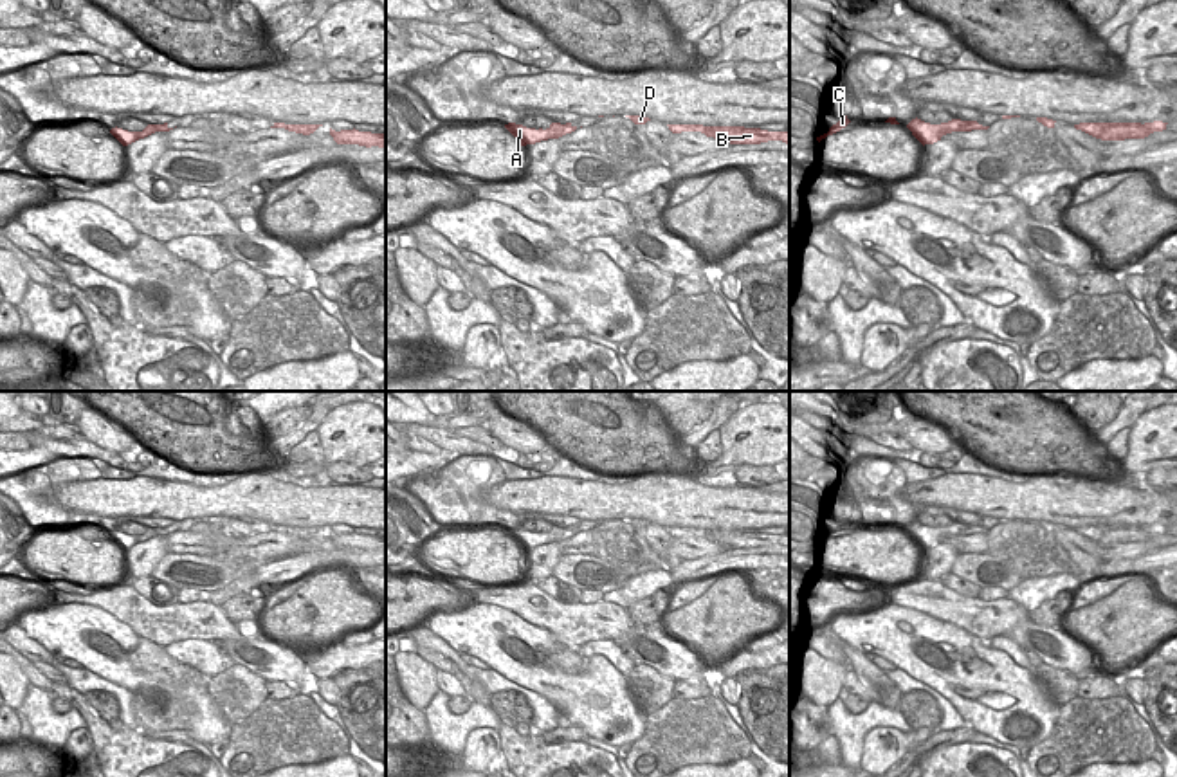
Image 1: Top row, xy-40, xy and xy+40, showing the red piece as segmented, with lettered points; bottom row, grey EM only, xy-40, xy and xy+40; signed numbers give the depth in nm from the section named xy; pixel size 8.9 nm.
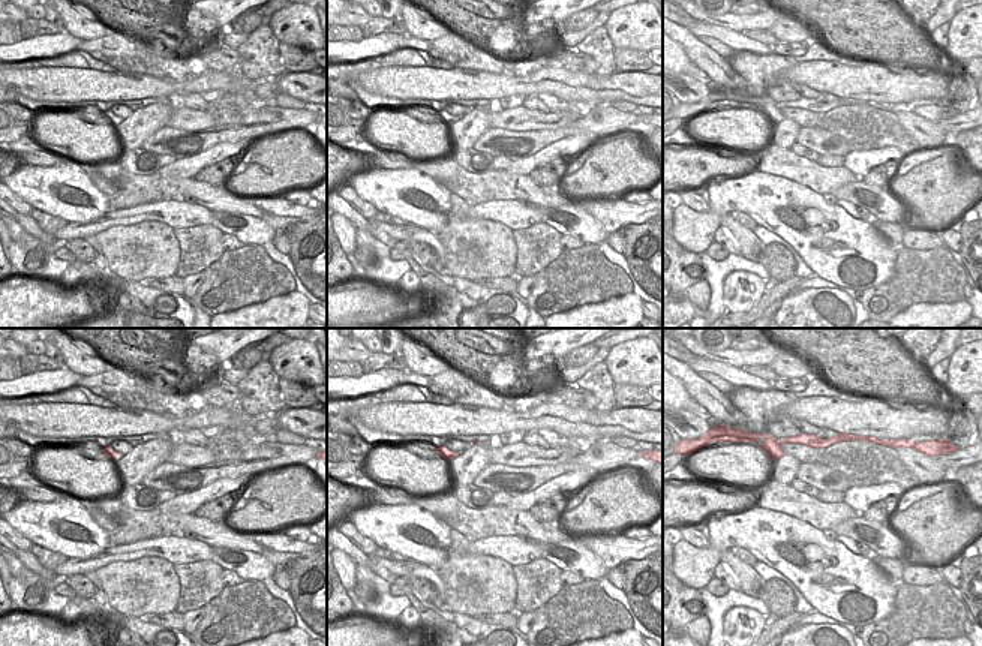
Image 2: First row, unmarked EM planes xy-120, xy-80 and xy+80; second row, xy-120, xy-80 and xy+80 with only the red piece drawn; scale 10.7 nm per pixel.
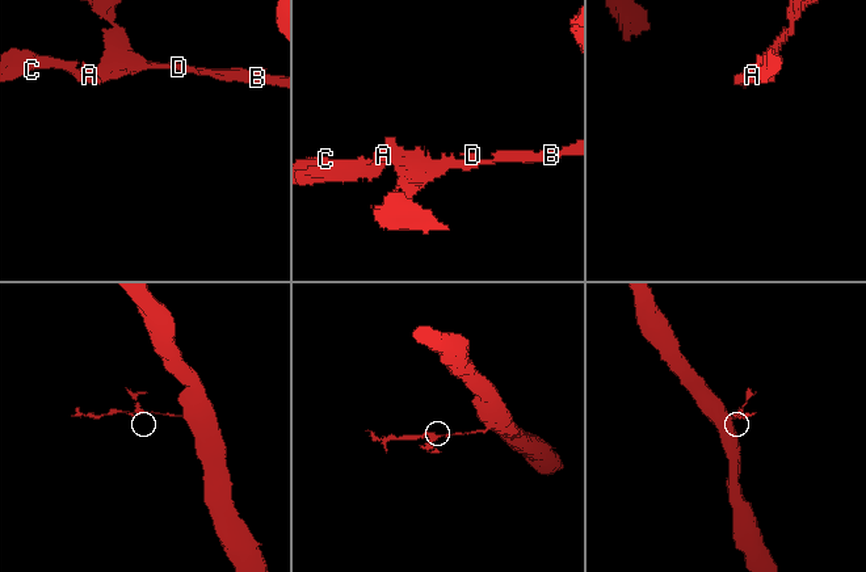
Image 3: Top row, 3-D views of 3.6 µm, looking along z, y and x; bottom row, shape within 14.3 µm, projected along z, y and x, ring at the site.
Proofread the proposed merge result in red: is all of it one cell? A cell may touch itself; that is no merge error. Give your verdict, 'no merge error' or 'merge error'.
merge error

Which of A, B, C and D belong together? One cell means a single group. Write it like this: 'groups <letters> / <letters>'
groups A C / B D

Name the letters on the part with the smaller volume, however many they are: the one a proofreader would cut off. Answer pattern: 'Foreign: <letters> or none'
Foreign: A, C

